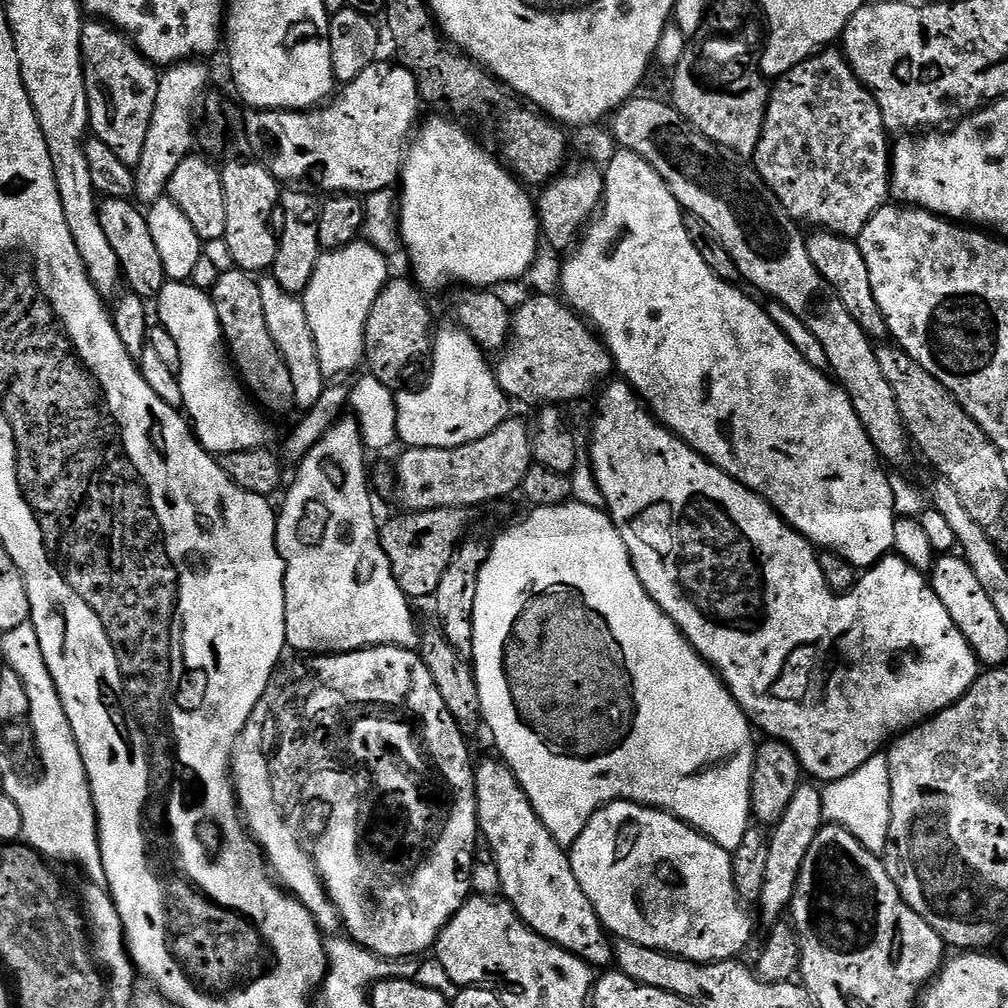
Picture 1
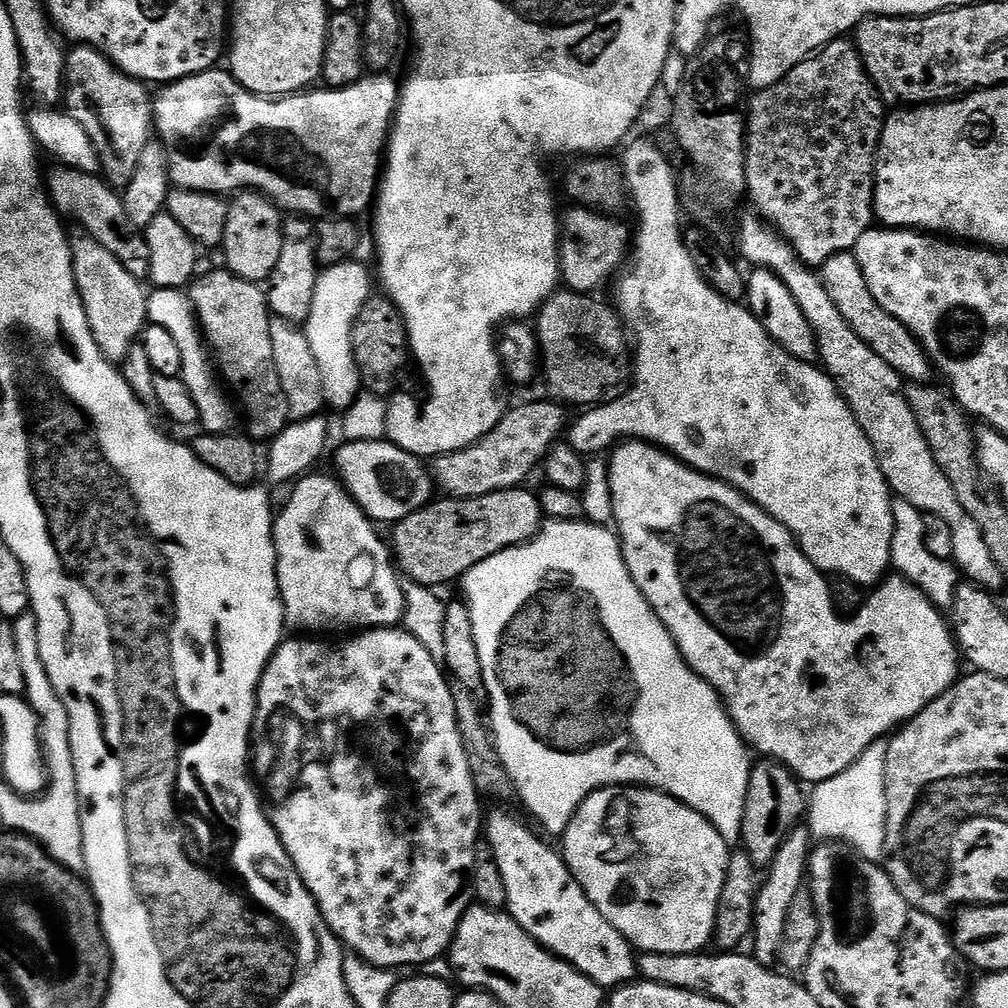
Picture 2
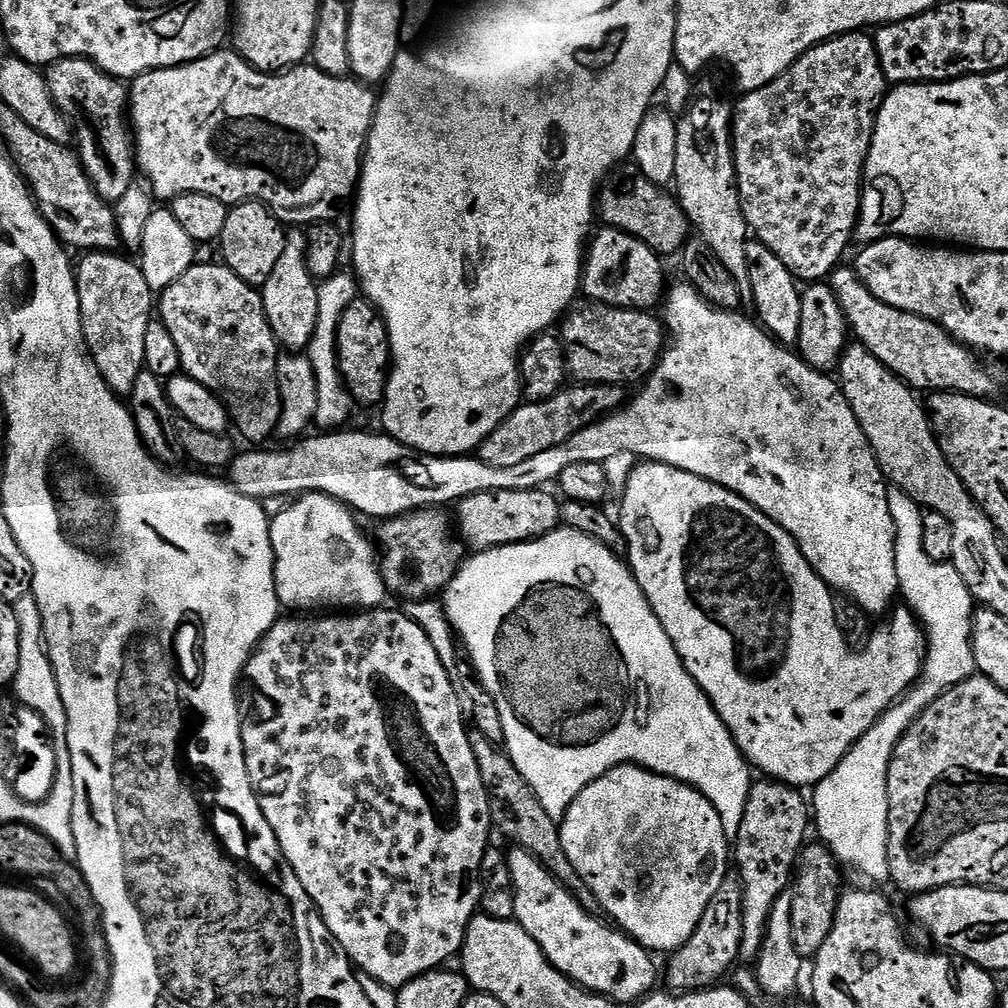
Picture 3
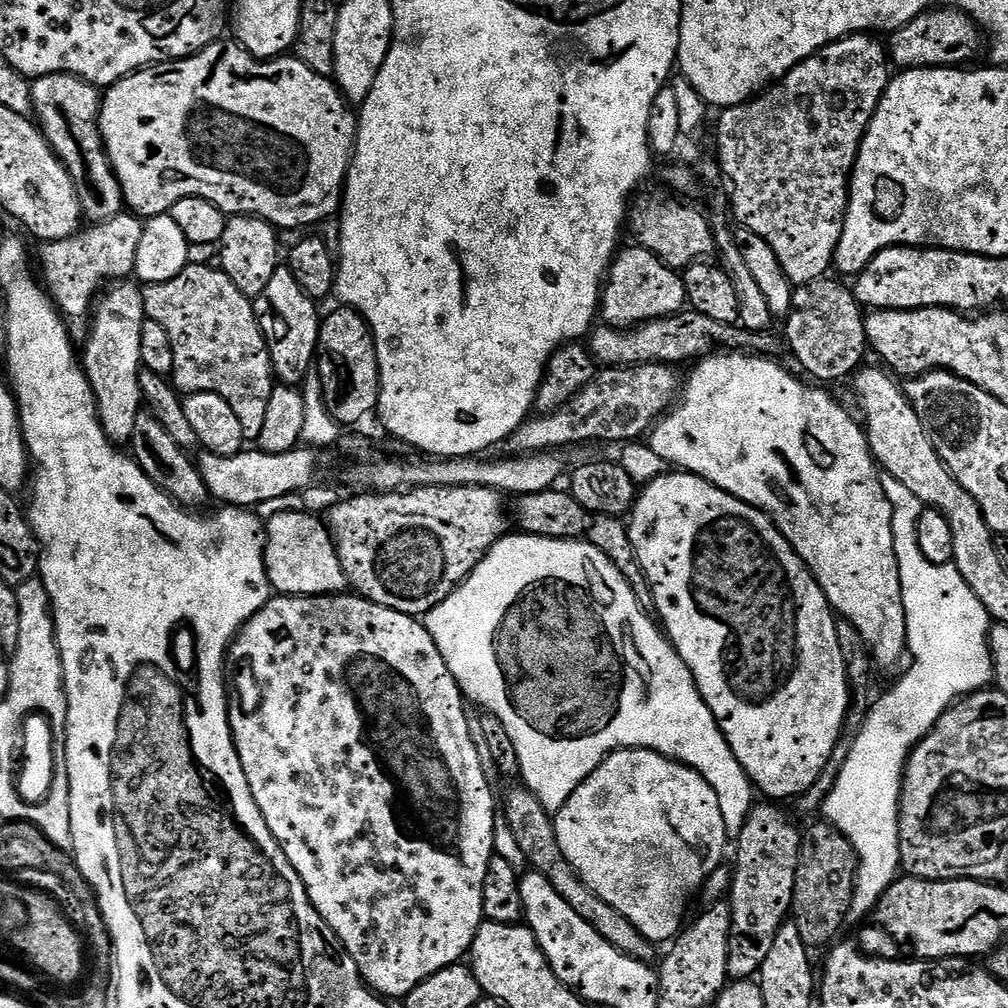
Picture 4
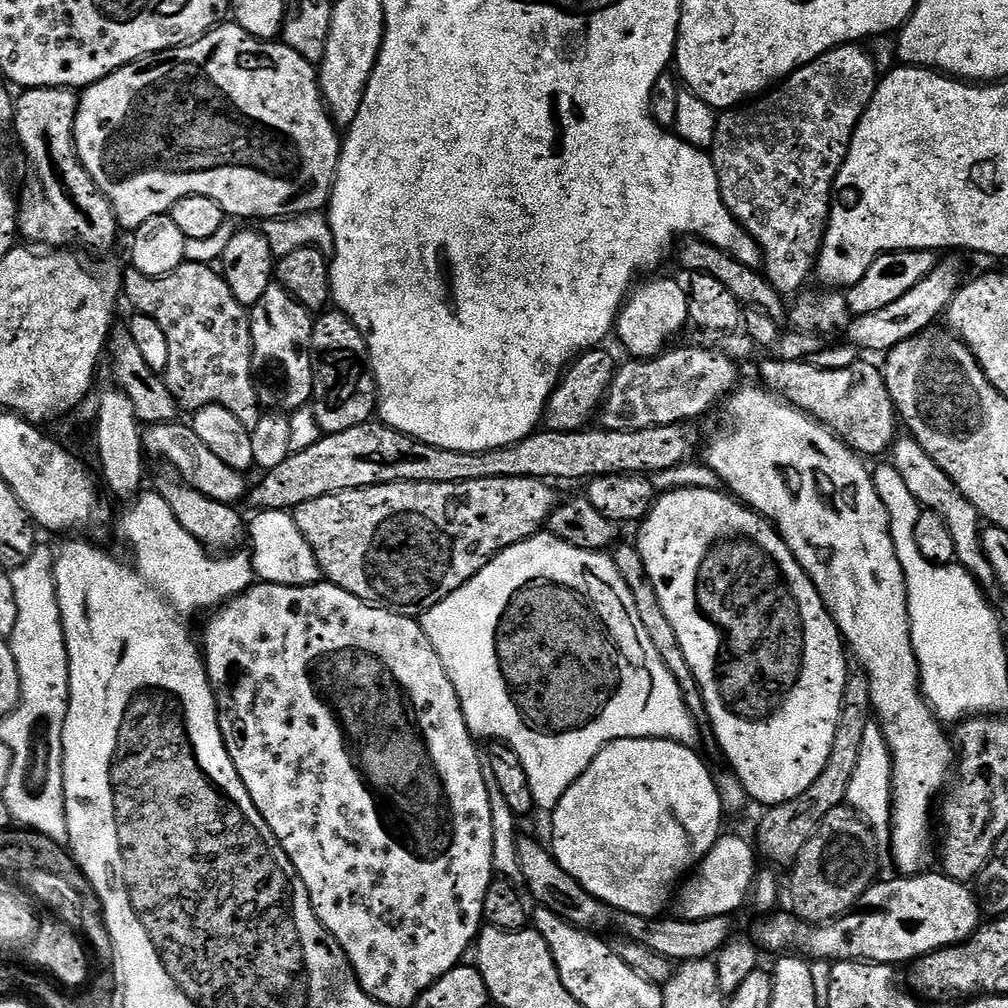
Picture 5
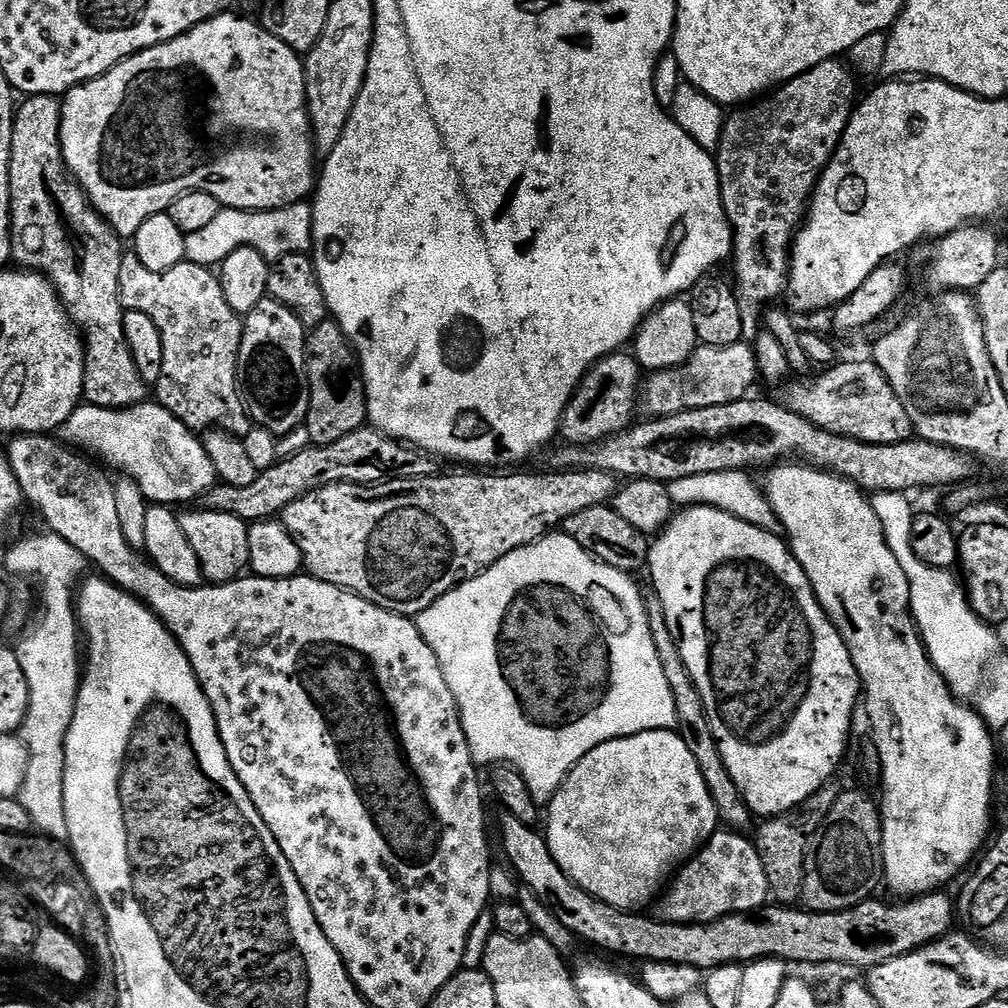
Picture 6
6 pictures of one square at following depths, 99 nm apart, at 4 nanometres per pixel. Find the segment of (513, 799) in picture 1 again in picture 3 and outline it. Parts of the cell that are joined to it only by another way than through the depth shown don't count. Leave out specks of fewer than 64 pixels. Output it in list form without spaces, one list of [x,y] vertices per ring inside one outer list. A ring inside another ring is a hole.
[[[513,847],[511,851],[507,853],[507,857],[510,878],[514,878],[514,890],[516,891],[514,898],[515,921],[523,926],[526,934],[530,934],[530,938],[534,938],[538,942],[538,946],[546,954],[548,961],[563,976],[569,976],[575,984],[588,989],[589,992],[597,992],[599,996],[609,996],[611,1000],[617,1000],[622,1006],[632,1003],[635,1005],[657,987],[656,964],[651,960],[653,957],[650,955],[649,949],[643,948],[639,942],[625,934],[619,927],[595,920],[597,917],[593,913],[587,912],[576,901],[575,896],[560,883],[560,880],[554,878],[550,874],[550,870],[546,870],[546,866],[542,866],[542,862],[538,862],[538,858],[534,858],[534,854],[518,847]]]

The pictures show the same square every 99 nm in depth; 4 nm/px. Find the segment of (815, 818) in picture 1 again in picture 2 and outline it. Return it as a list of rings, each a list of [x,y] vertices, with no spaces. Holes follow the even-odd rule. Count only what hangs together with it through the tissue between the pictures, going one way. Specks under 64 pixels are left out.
[[[797,826],[784,837],[780,844],[778,854],[767,865],[766,875],[763,877],[760,890],[756,893],[756,917],[752,923],[750,937],[751,955],[756,957],[759,964],[769,966],[777,963],[780,955],[780,944],[786,934],[786,914],[794,902],[794,898],[801,895],[803,886],[808,876],[808,857],[812,855],[814,840],[808,837],[804,826]],[[768,872],[768,876],[767,876]]]

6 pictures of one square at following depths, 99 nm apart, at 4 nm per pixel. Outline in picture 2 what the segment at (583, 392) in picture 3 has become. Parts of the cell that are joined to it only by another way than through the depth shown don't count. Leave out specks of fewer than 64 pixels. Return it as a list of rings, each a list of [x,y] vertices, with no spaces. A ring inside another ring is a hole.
[[[547,399],[536,400],[533,404],[520,404],[517,408],[509,407],[505,411],[504,417],[498,422],[498,426],[494,426],[494,430],[490,430],[490,434],[483,436],[478,443],[472,444],[469,448],[463,448],[461,452],[447,453],[442,460],[445,470],[448,471],[444,476],[444,488],[448,491],[445,493],[452,498],[457,496],[481,496],[482,494],[490,494],[494,490],[523,485],[527,481],[524,479],[535,468],[537,471],[538,465],[548,455],[553,444],[565,435],[570,424],[570,419],[568,420],[569,409],[555,399]]]

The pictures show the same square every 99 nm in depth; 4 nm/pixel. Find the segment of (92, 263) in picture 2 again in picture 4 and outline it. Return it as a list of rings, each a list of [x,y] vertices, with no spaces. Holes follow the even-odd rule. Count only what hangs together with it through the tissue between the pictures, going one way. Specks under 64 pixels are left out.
[[[116,282],[103,289],[90,316],[88,345],[82,348],[82,367],[88,375],[100,425],[109,440],[117,446],[129,443],[134,434],[134,422],[142,411],[140,373],[142,365],[142,326],[145,322],[144,294],[136,282]]]

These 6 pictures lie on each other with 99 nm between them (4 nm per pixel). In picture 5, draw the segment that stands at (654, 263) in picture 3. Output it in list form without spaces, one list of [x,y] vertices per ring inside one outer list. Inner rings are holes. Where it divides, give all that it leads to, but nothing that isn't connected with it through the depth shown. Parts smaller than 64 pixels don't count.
[[[656,278],[645,279],[648,280],[645,284],[640,282],[633,287],[620,315],[616,317],[615,339],[620,339],[629,357],[638,360],[650,360],[653,356],[659,356],[673,343],[671,340],[690,324],[687,287],[676,280],[652,279]]]

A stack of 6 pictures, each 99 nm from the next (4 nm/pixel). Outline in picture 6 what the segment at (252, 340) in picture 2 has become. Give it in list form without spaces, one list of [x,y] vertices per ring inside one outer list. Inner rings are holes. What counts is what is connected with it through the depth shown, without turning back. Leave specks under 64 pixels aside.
[[[128,250],[122,258],[122,270],[118,270],[118,290],[124,309],[146,314],[146,318],[150,318],[162,334],[162,374],[154,385],[154,396],[156,392],[155,399],[159,404],[197,434],[223,430],[243,438],[249,430],[250,421],[236,371],[244,321],[234,310],[230,310],[230,302],[226,302],[226,294],[222,294],[219,275],[212,268],[187,262],[165,272],[146,270],[135,251]]]

